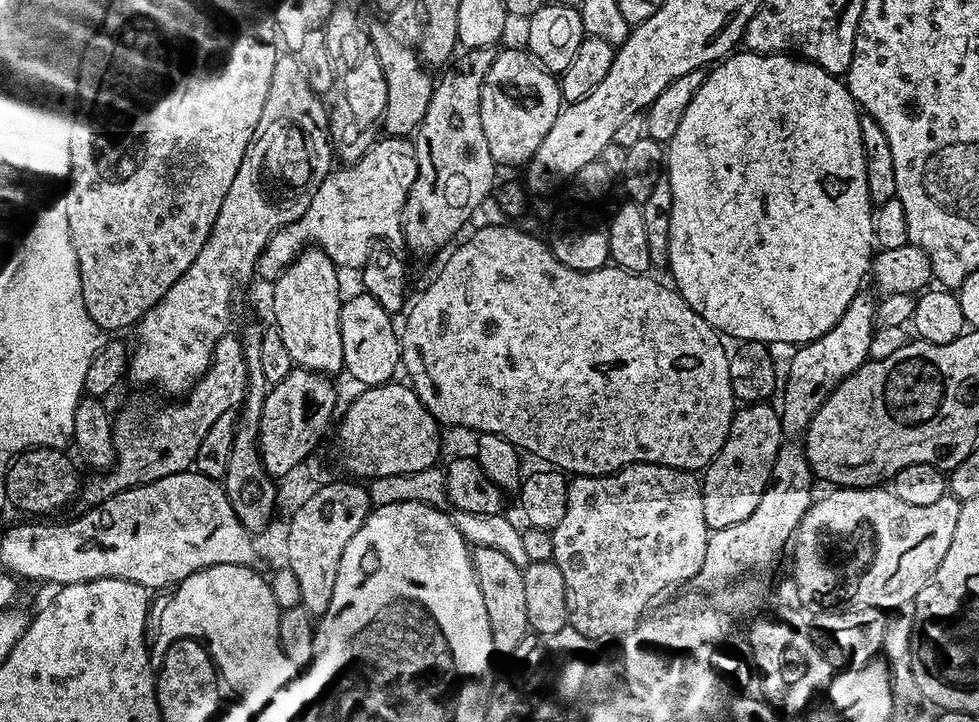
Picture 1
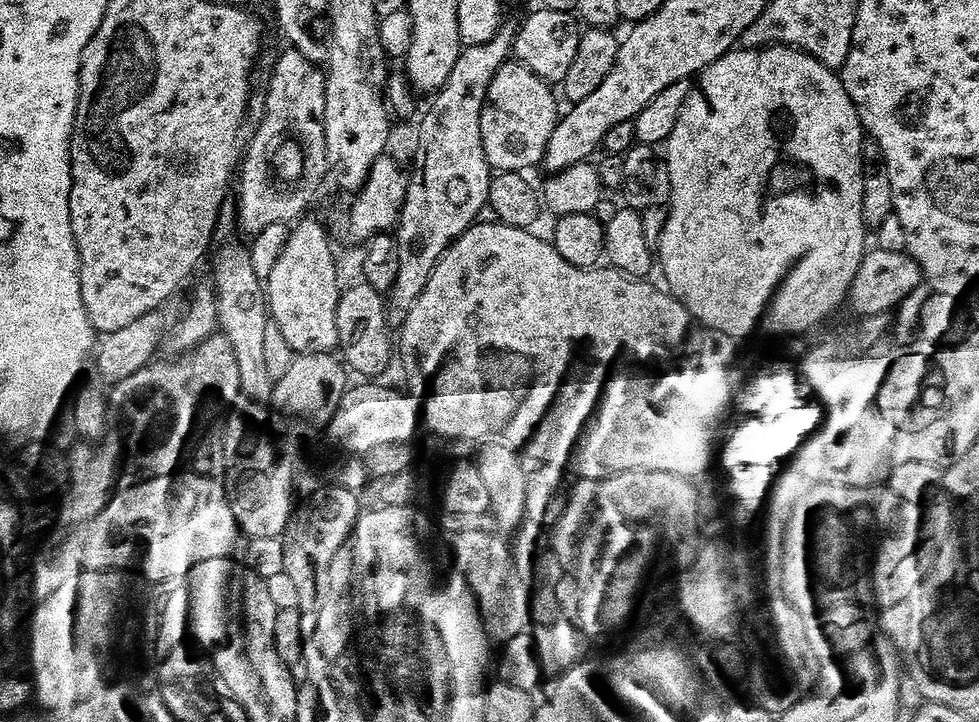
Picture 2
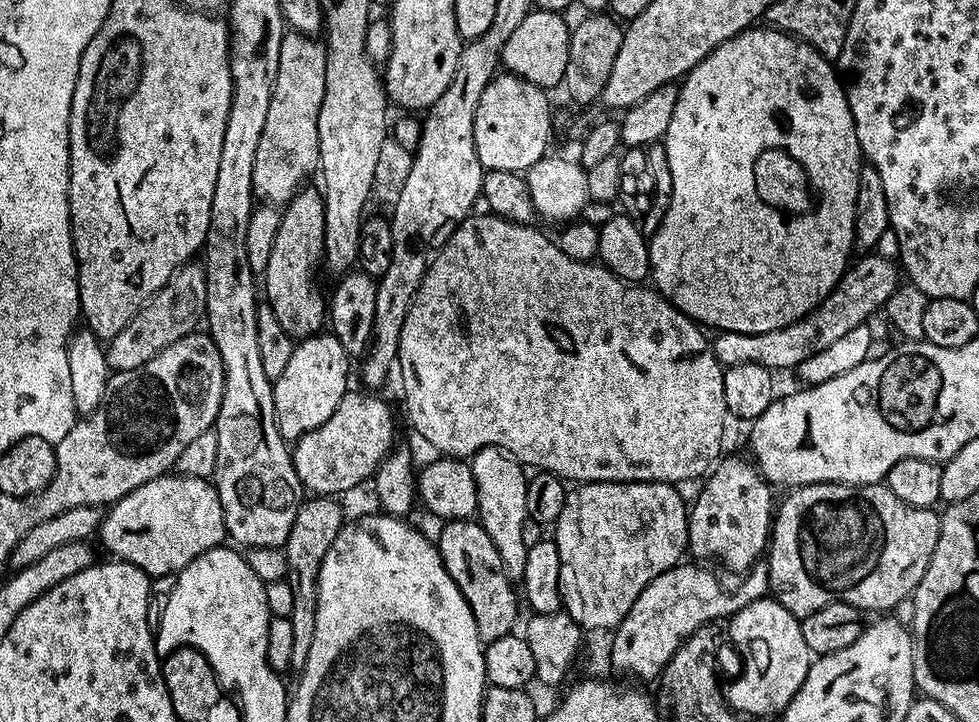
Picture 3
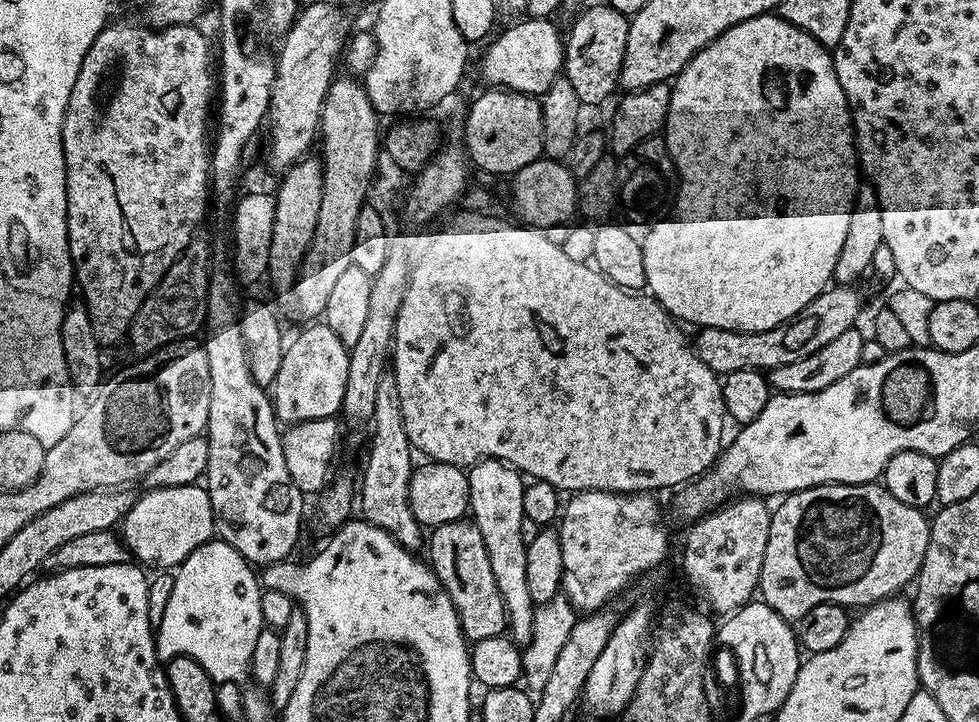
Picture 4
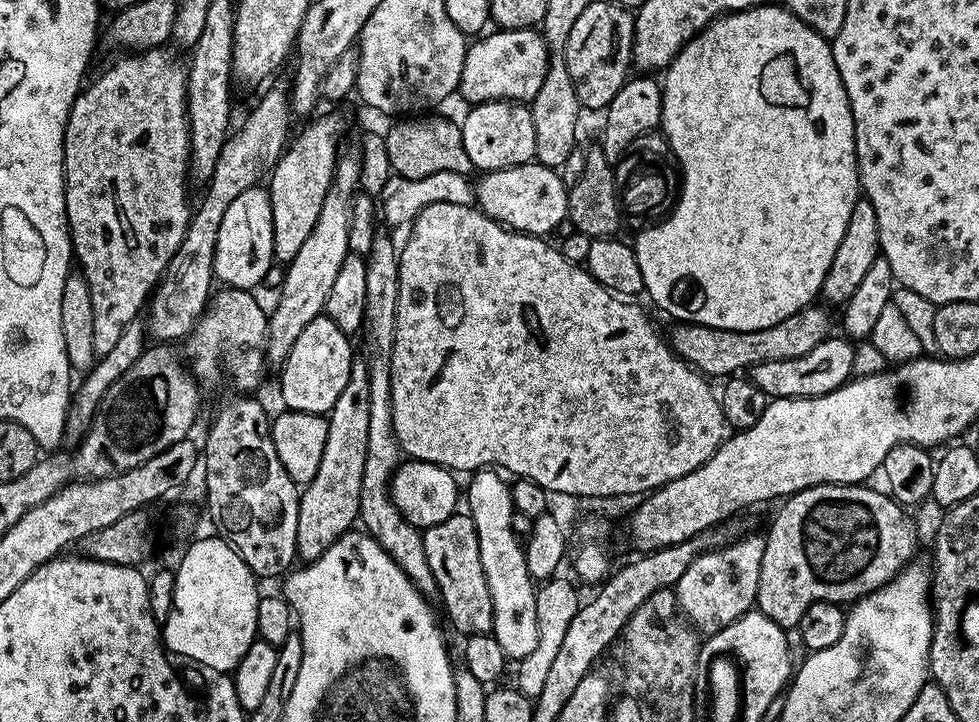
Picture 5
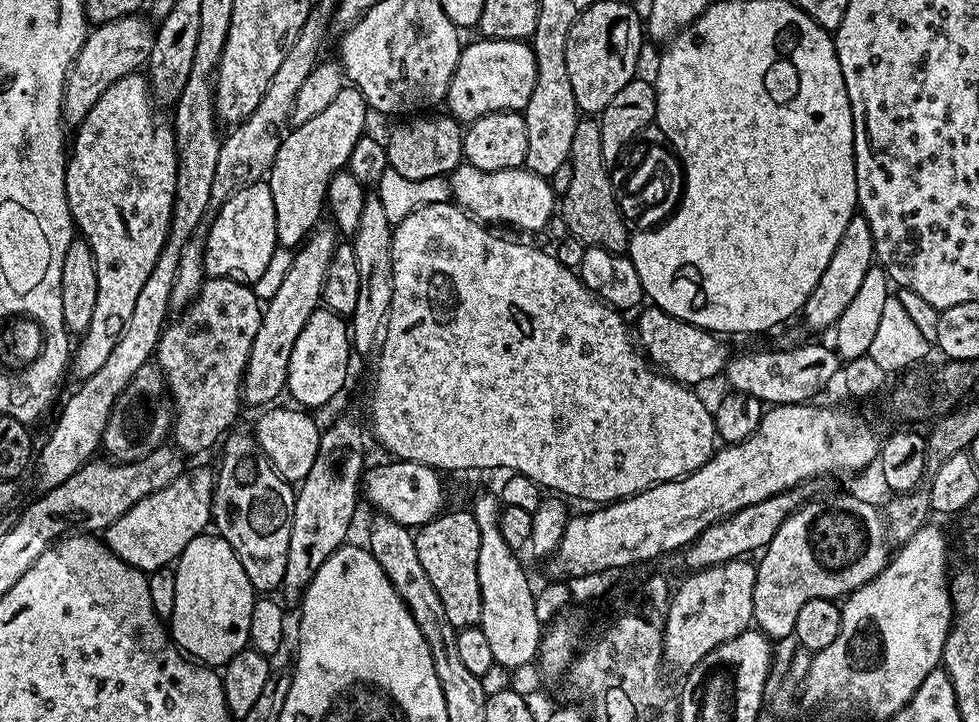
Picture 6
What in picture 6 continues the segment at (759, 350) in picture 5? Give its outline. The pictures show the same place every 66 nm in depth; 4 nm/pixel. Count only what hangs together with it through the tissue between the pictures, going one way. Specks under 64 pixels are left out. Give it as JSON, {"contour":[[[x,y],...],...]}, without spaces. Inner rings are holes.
{"contour":[[[655,306],[645,307],[640,314],[639,347],[665,376],[675,380],[677,384],[700,386],[696,384],[704,384],[707,380],[714,379],[716,375],[719,377],[725,371],[730,359],[730,351],[728,352],[727,346],[720,341],[723,339],[717,333],[674,318]]]}

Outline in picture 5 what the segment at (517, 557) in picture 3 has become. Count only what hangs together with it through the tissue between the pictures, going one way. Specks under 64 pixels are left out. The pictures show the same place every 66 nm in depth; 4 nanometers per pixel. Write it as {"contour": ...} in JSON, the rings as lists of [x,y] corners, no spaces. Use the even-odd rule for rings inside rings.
{"contour":[[[477,470],[466,484],[467,515],[478,530],[478,554],[482,558],[482,570],[486,574],[486,586],[490,586],[490,602],[494,610],[494,622],[490,633],[502,646],[509,661],[519,662],[533,653],[538,646],[538,621],[535,613],[537,585],[527,570],[525,545],[514,534],[516,507],[512,501],[509,481],[496,470]]]}

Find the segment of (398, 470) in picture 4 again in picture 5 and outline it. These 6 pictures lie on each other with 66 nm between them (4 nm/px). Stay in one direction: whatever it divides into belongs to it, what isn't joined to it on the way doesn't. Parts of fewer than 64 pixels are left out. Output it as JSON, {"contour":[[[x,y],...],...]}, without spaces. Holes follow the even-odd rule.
{"contour":[[[377,234],[372,249],[366,257],[366,308],[364,310],[363,355],[368,361],[370,374],[370,430],[366,437],[366,466],[362,470],[362,494],[360,495],[359,523],[363,531],[373,536],[398,562],[398,566],[410,578],[412,585],[425,596],[437,595],[434,574],[430,570],[430,562],[426,562],[426,546],[424,534],[416,528],[398,510],[392,500],[391,482],[396,467],[402,463],[400,443],[394,434],[392,421],[392,351],[394,350],[394,334],[396,333],[396,307],[398,306],[398,290],[400,289],[400,257],[398,244],[384,234]]]}

